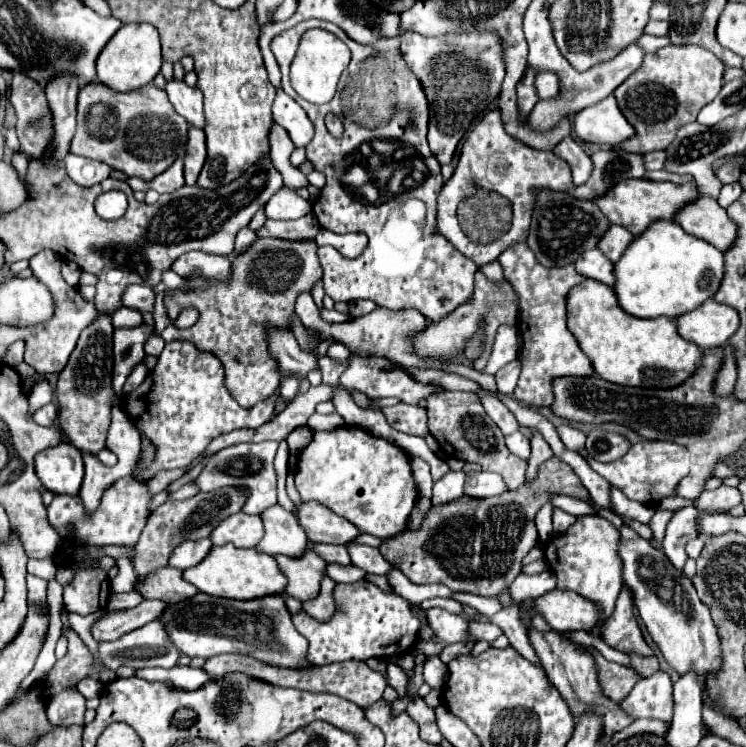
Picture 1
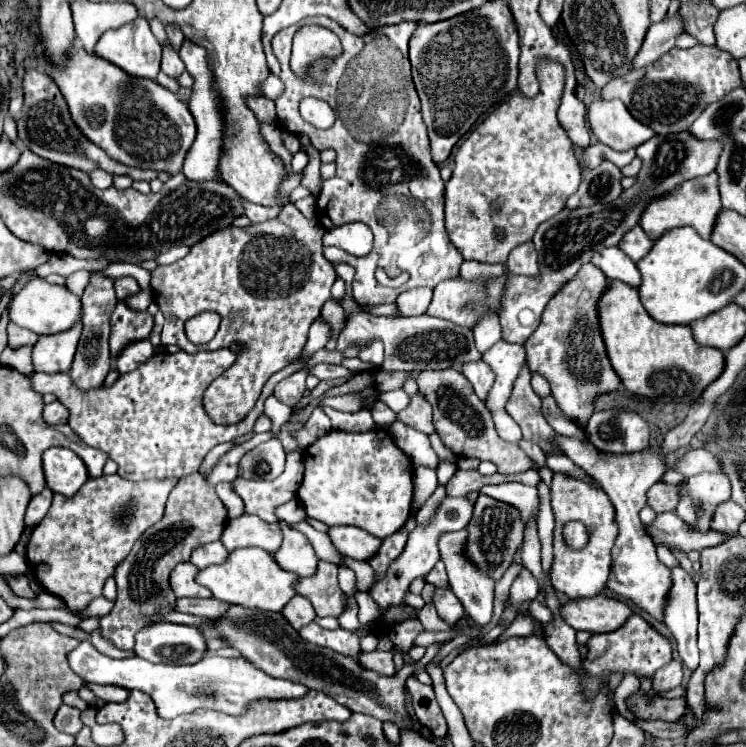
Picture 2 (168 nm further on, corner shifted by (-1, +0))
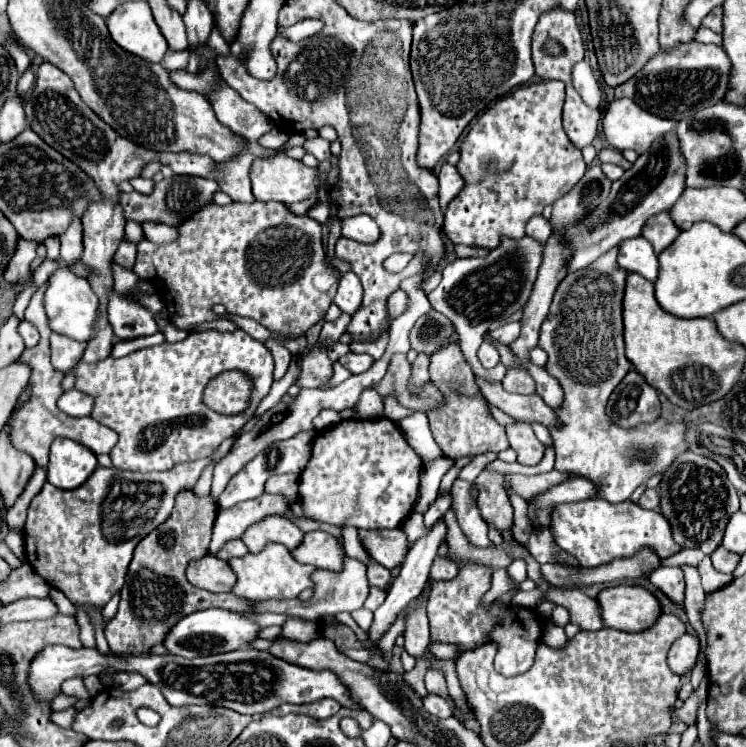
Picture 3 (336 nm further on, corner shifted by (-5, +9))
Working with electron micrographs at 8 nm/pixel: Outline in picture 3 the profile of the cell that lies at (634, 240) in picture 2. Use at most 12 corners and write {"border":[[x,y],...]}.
{"border":[[668,212],[652,216],[642,236],[656,254],[668,248],[680,230]]}

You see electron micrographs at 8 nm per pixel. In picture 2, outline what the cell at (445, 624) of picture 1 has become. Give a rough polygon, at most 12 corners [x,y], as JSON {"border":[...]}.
{"border":[[436,587],[432,601],[438,615],[454,625],[464,607],[450,589]]}

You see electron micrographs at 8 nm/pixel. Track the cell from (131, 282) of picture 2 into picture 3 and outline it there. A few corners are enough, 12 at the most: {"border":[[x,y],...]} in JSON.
{"border":[[122,240],[114,260],[132,270],[136,264],[136,246]]}

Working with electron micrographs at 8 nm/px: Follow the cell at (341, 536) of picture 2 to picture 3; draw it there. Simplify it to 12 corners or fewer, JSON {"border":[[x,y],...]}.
{"border":[[358,530],[364,550],[384,568],[402,564],[406,534]]}

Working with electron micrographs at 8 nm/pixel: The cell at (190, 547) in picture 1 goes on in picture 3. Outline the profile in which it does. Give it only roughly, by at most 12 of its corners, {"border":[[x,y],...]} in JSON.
{"border":[[228,540],[220,550],[220,560],[230,560],[234,556],[244,556],[242,540]]}

